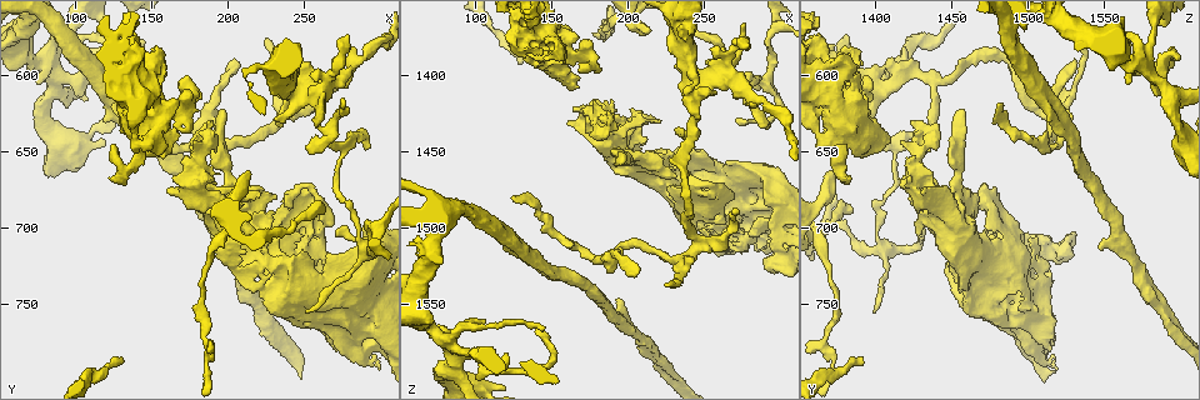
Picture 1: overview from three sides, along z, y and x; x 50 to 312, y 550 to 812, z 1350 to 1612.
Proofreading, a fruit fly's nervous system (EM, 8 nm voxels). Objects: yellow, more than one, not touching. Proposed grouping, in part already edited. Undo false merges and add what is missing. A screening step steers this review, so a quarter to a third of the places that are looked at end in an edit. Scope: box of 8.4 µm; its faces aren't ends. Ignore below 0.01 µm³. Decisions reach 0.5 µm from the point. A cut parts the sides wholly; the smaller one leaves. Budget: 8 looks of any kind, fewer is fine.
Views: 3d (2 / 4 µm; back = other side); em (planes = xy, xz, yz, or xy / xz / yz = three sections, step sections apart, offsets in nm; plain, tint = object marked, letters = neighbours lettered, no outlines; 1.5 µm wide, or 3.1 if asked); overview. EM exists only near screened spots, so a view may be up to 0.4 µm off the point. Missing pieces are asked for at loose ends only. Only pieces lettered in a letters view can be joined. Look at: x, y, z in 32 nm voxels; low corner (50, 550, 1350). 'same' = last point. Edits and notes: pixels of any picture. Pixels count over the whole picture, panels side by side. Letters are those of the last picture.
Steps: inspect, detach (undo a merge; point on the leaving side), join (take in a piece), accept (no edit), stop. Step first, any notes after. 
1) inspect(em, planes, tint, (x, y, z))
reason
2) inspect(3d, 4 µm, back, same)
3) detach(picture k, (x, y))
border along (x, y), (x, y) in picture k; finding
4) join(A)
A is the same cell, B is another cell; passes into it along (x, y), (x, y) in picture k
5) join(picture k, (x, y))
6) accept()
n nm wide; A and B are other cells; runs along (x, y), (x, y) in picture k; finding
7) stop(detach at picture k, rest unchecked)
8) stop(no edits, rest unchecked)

inspect(em, planes, letters, (270, 778, 1516))
branch stops here

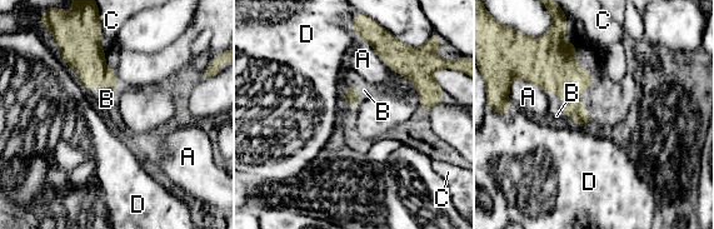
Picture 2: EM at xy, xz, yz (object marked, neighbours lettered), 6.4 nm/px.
join(B)
B is the same cell, A, C and D are other cells; passes into it along (552, 65), (562, 101), (554, 99) in picture 2; the neuron continues

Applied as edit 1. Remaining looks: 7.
inspect(overview)

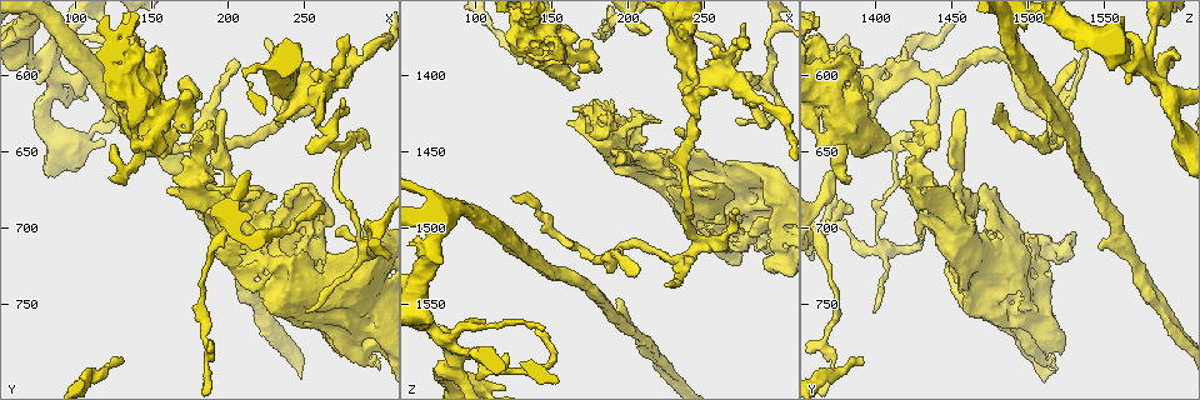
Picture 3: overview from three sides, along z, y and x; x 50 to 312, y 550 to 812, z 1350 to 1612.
inspect(3d, 2 µm, (240, 584, 1482))
abrupt turn

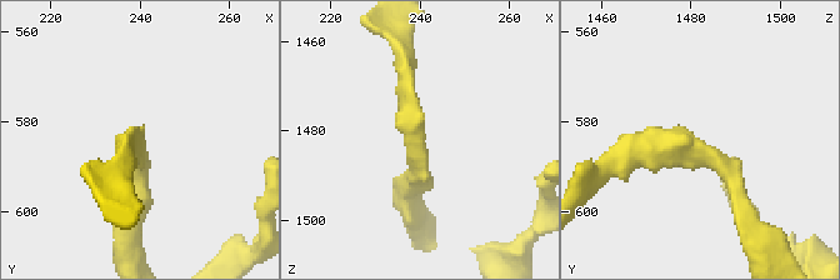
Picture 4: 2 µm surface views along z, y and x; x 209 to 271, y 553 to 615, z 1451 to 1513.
inspect(em, planes, letters, (240, 585, 1481))
shape alone is not enough

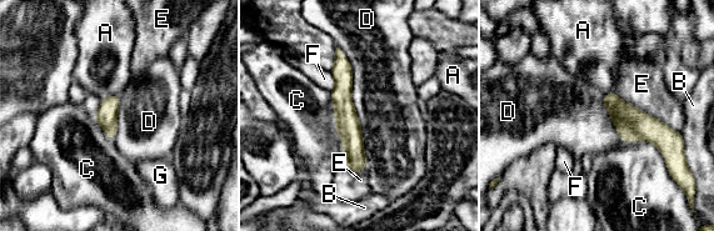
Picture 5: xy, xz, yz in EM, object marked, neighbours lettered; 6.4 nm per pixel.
accept()
A, B, C, D, E, F and G are other cells; border along (348, 60), (367, 165) in picture 5; continuous, no second neuron

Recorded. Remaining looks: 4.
inspect(em, planes, letters, (202, 590, 1532))
branch stops here

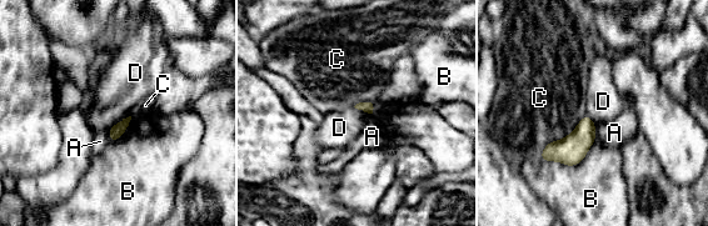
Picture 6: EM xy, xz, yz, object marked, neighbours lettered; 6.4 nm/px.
accept()
A, B, C and D are other cells; border along (130, 115), (119, 120), (108, 130) in picture 6; none of them fits

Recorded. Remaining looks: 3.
stop(join at picture 2, rest unchecked)

